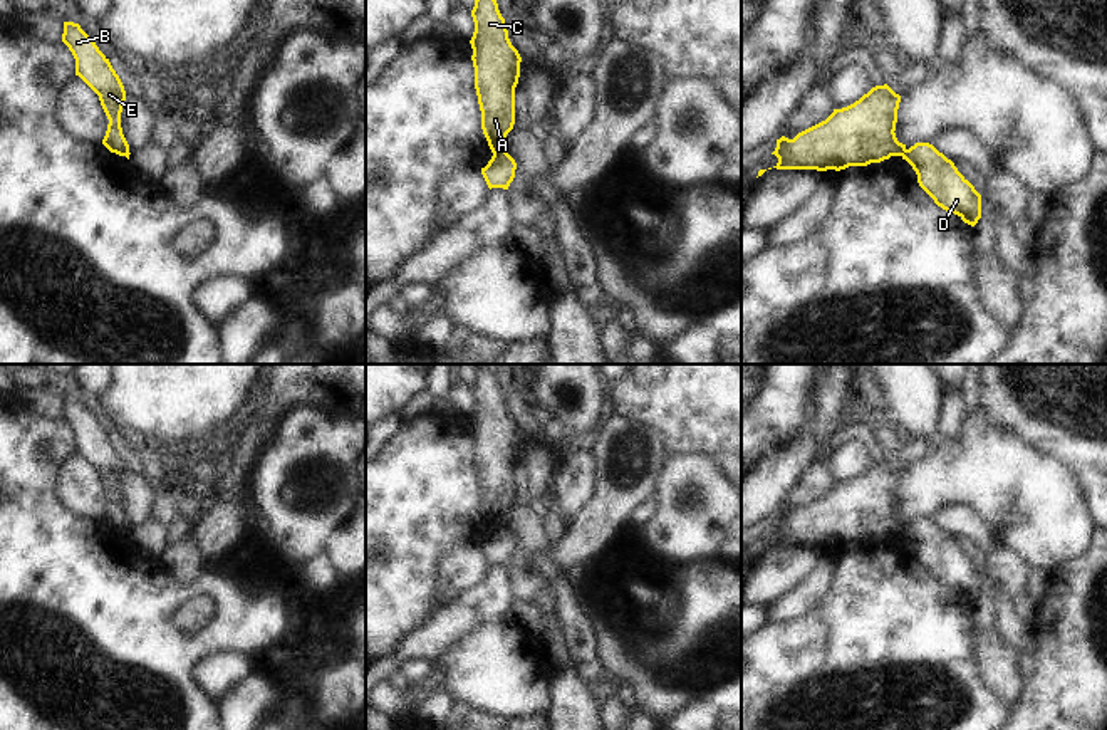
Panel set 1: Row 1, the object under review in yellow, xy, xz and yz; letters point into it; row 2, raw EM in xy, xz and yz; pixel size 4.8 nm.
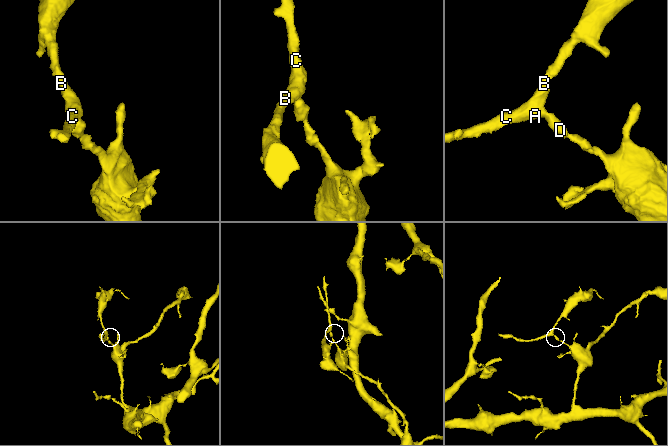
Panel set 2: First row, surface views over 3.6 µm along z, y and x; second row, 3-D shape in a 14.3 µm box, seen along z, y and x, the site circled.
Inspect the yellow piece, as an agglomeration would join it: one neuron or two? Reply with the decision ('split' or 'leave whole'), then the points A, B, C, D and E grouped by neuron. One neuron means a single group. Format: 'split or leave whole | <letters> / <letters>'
split | A B C E / D

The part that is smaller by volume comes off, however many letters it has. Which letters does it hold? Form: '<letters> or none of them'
A, B, C, E

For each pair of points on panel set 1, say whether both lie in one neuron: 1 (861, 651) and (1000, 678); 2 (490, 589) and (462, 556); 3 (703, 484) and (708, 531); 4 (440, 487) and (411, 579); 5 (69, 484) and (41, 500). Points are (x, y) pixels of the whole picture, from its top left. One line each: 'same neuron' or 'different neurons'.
1: different neurons
2: different neurons
3: same neuron
4: same neuron
5: different neurons

